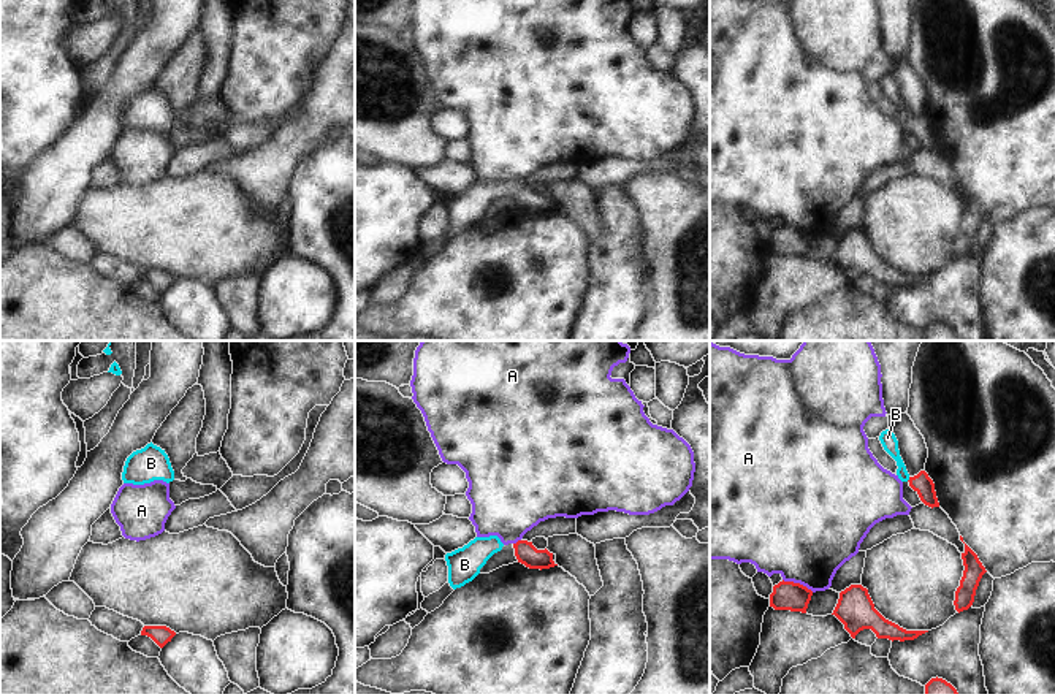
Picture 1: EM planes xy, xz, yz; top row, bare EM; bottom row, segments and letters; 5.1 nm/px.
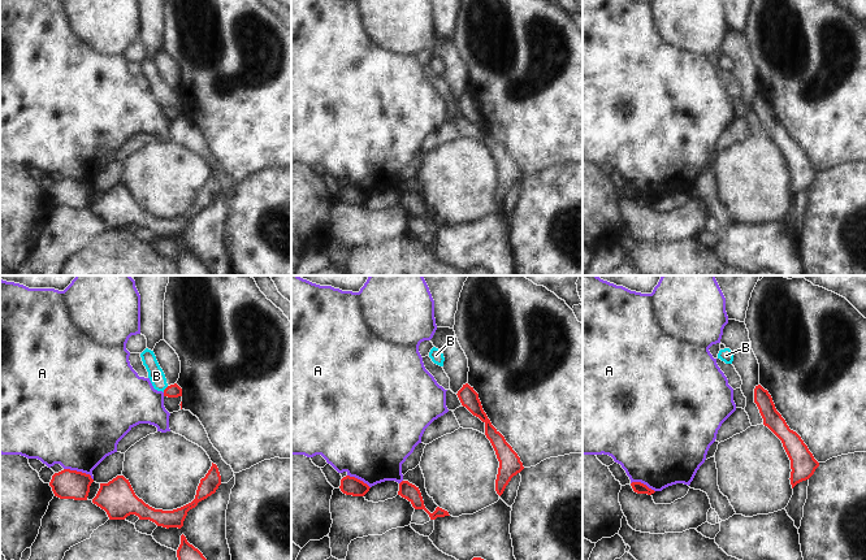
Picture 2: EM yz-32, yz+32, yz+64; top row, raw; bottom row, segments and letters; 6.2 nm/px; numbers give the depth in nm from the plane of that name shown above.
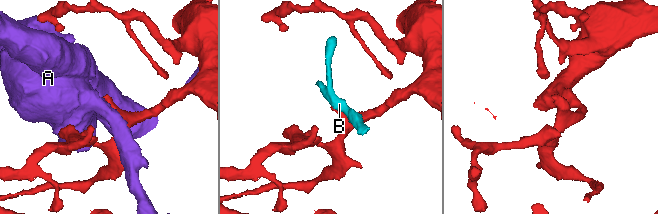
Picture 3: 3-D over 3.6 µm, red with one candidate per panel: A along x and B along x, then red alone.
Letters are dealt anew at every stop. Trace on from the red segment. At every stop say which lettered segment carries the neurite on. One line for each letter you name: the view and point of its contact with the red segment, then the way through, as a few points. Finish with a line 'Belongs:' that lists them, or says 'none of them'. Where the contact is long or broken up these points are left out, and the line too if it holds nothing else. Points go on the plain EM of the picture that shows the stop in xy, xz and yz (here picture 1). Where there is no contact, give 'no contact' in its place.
B: contact yz (910, 124); way yz (922, 129), (910, 124), (902, 116), (887, 83)
Belongs: B

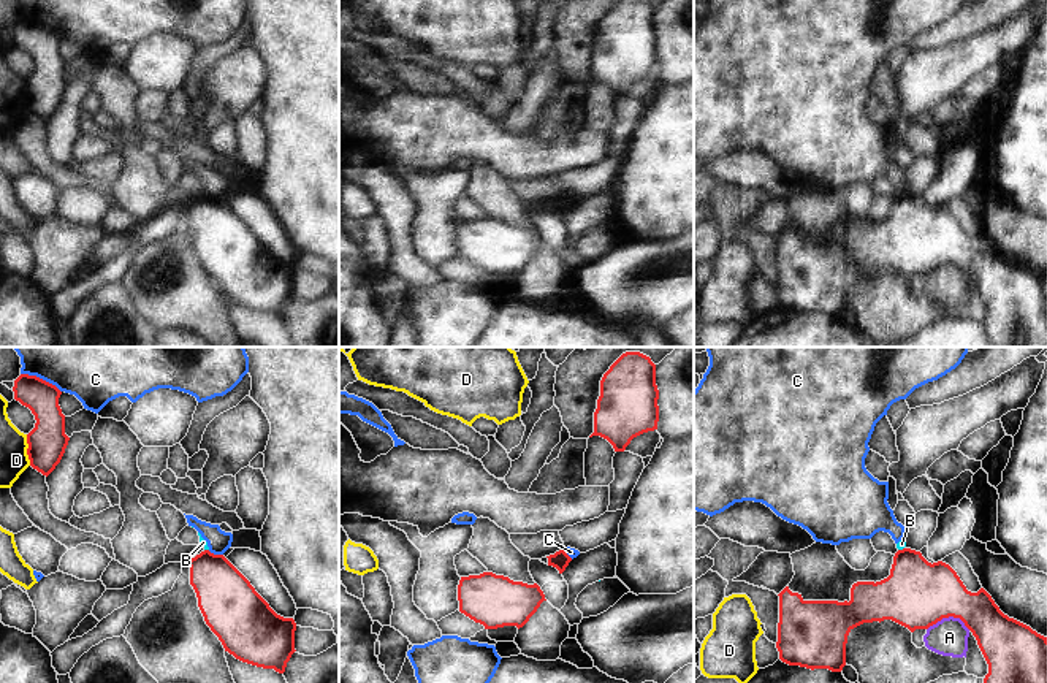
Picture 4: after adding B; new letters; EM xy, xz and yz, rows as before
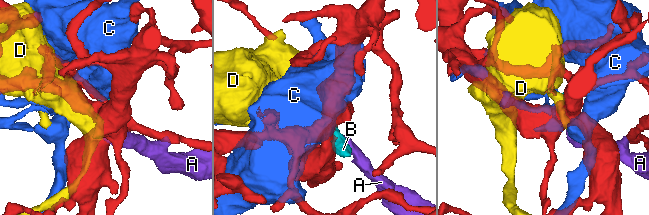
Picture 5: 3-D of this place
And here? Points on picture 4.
Belongs: none of them

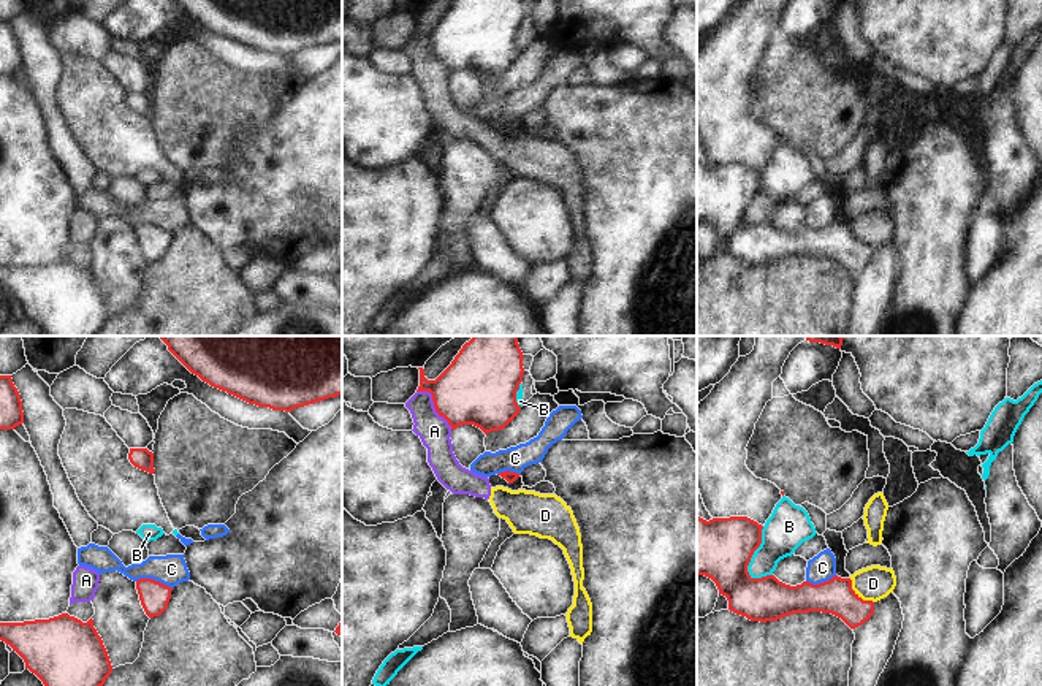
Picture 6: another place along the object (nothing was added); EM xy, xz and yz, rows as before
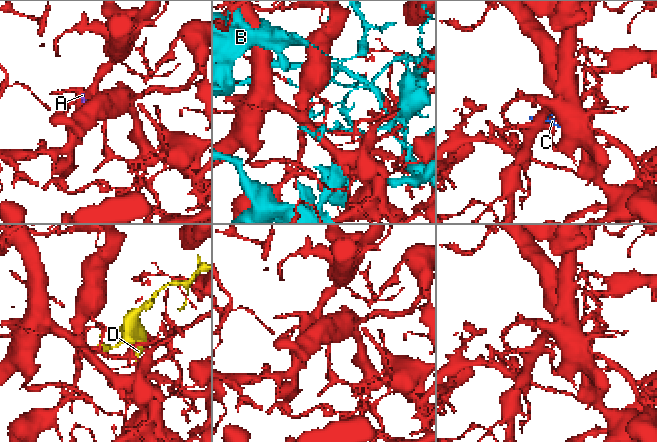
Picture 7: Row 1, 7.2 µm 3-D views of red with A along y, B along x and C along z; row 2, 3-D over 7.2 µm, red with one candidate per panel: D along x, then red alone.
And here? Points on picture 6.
Belongs: none of them

